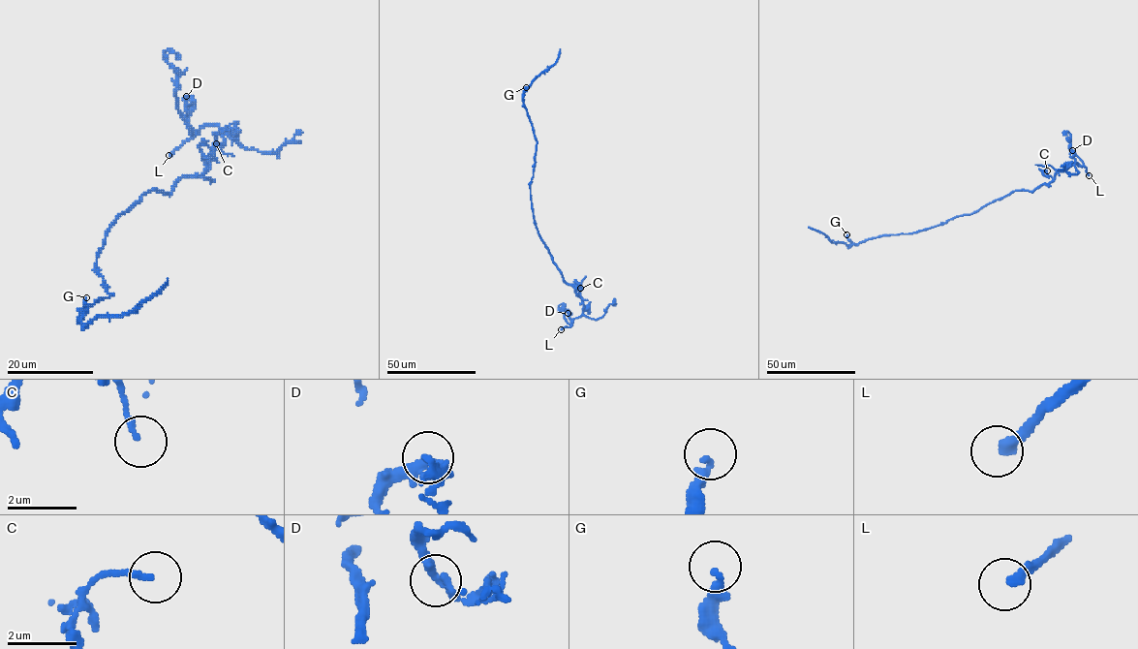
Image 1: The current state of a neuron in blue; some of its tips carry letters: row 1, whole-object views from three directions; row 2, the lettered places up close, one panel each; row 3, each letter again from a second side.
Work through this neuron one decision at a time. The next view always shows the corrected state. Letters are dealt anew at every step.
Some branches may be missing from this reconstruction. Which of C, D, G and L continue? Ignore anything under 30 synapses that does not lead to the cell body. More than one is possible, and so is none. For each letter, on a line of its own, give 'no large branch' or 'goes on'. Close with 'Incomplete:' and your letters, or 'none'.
C: no large branch
D: no large branch
G: no large branch
L: goes on
Incomplete: L

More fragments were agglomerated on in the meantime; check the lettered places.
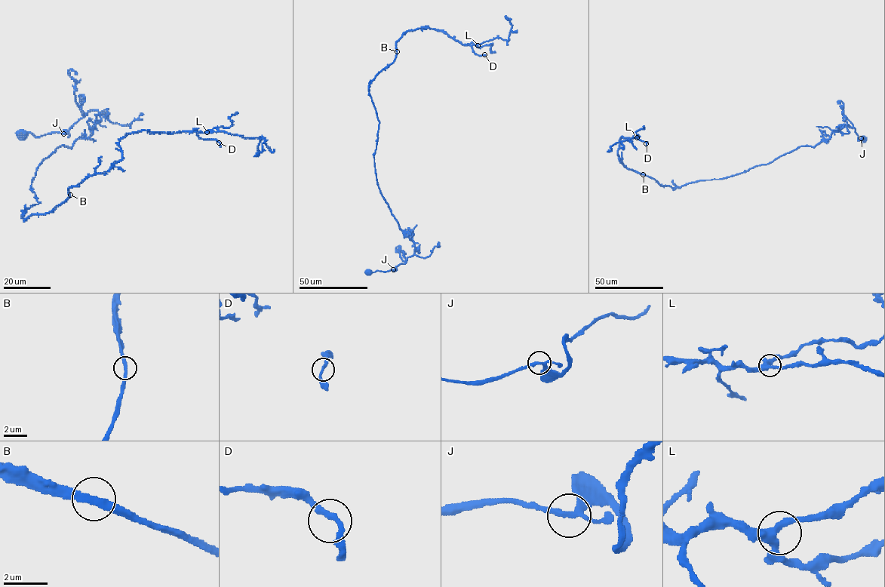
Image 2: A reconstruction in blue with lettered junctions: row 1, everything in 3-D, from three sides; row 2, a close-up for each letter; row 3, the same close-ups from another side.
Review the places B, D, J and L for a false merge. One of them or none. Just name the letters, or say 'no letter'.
no letter

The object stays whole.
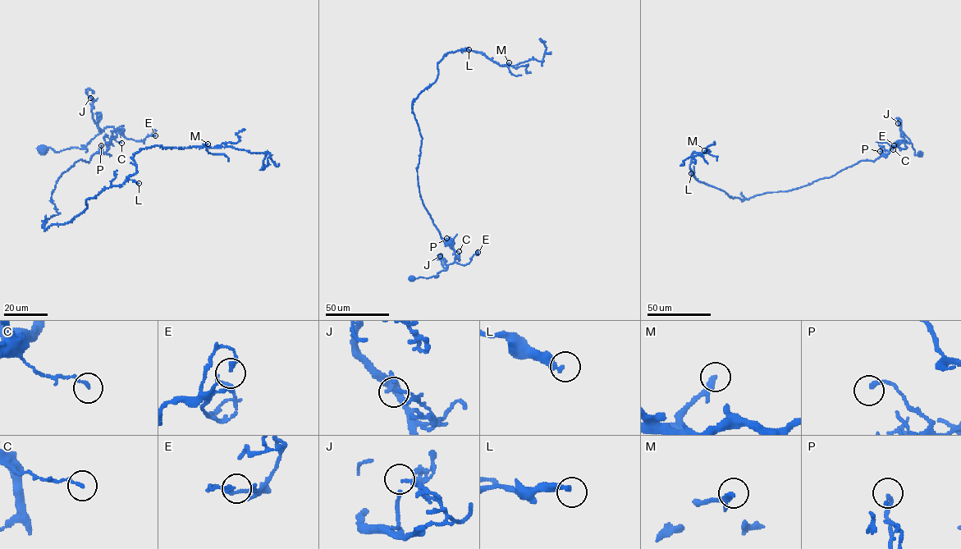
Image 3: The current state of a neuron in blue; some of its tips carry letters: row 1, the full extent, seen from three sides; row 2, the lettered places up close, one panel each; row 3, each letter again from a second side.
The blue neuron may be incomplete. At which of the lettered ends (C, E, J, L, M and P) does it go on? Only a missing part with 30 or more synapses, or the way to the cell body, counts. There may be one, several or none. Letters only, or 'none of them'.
L

